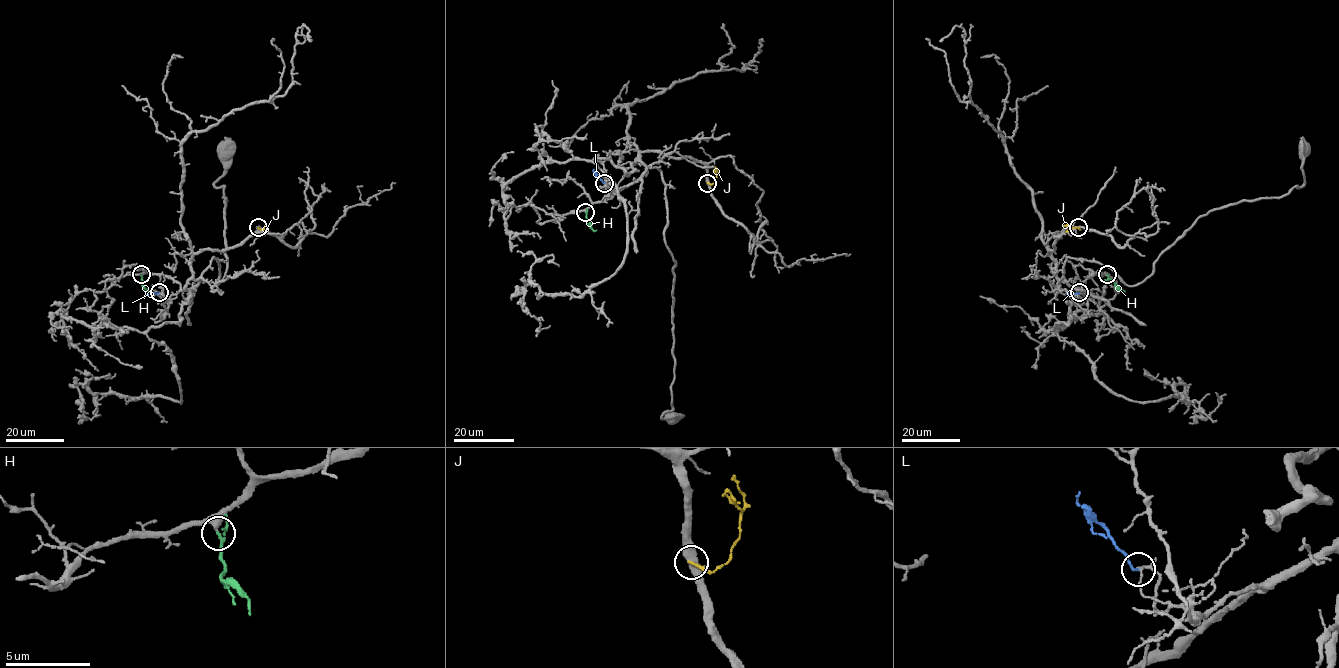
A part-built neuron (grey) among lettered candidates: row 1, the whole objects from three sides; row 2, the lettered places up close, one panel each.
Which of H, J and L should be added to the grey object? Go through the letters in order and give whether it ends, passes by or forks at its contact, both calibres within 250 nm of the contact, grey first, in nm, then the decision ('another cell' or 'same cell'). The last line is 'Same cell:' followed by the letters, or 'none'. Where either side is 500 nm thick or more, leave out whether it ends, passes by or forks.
H: it ends there; 300 nm thick on the grey side, 170 nm on the other; same cell
J: it ends there; 480 nm thick on the grey side, 170 nm on the other; another cell
L: it ends there; 100 nm thick on the grey side, 140 nm on the other; another cell
Same cell: H

